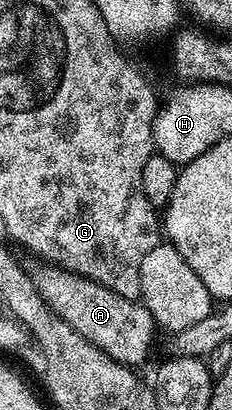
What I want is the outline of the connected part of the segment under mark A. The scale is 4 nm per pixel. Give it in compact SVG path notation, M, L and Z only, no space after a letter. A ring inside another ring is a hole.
M44 267L35 278L35 284L54 314L59 315L74 331L80 332L111 359L129 367L140 367L151 355L158 326L150 311L139 300L131 301L76 273L67 273L55 267Z

